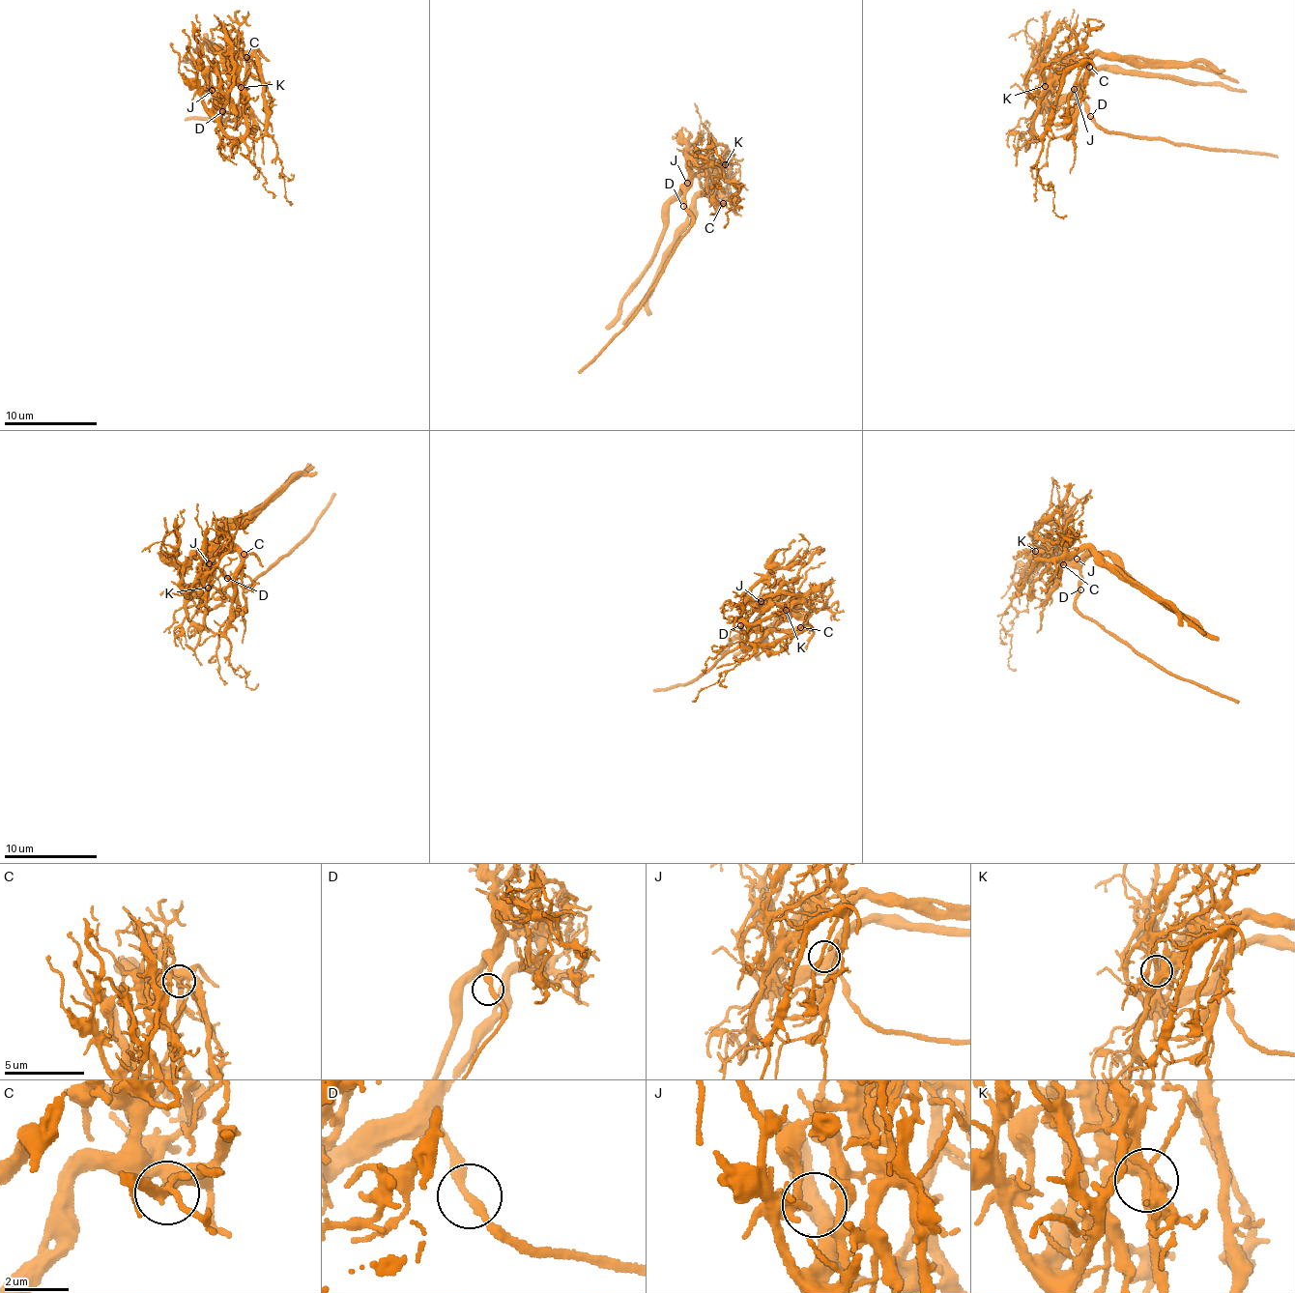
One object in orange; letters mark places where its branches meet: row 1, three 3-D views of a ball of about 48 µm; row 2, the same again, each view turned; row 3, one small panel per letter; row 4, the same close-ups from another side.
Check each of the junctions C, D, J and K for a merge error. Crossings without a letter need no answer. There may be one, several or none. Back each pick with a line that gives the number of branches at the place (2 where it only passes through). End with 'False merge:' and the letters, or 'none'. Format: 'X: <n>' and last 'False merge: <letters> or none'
K: 4
False merge: K

